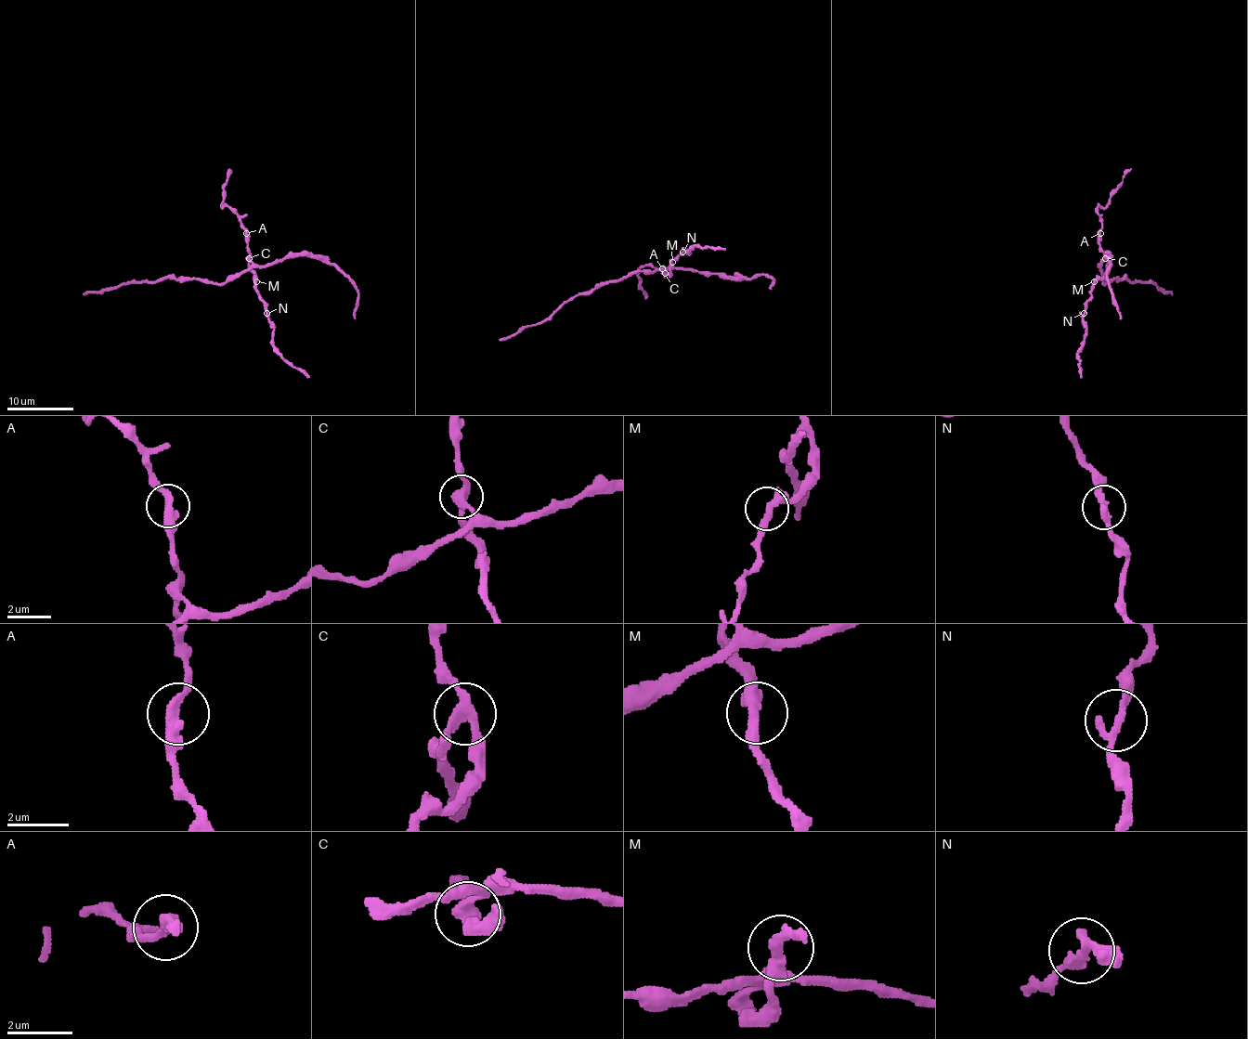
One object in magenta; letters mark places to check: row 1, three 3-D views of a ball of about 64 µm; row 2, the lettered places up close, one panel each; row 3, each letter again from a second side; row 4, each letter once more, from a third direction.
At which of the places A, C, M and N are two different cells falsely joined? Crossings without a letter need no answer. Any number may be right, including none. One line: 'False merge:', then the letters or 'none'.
False merge: C

